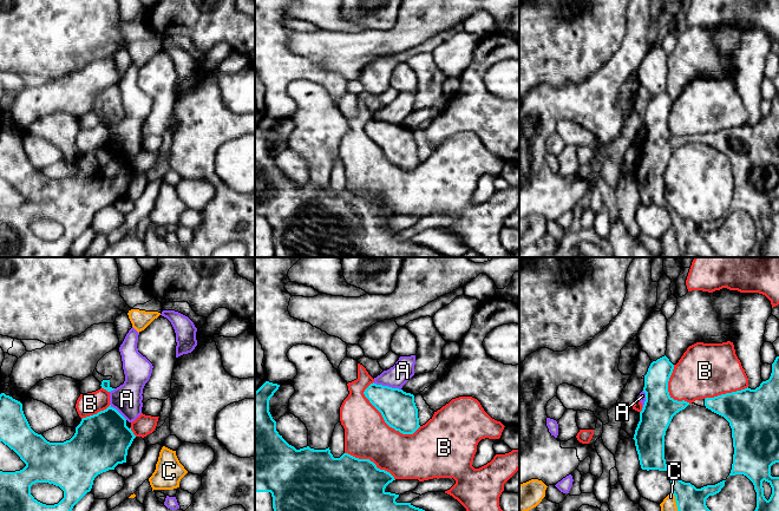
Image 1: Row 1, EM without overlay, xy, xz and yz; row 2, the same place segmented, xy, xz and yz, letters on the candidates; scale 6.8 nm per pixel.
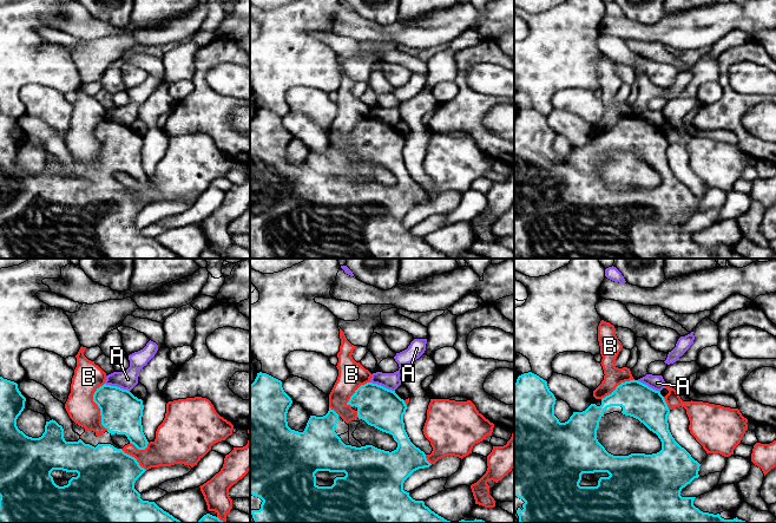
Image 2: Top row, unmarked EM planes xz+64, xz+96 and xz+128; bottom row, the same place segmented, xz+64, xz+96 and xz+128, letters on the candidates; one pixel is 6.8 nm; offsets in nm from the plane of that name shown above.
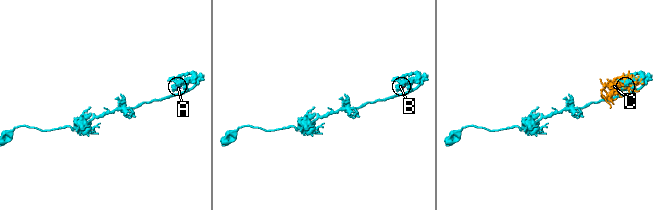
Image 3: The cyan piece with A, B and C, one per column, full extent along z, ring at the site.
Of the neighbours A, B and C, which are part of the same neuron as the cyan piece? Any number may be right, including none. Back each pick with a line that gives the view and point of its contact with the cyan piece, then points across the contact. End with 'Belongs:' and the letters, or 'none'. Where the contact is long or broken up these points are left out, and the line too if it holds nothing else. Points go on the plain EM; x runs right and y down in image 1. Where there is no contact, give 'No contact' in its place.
Belongs: none

